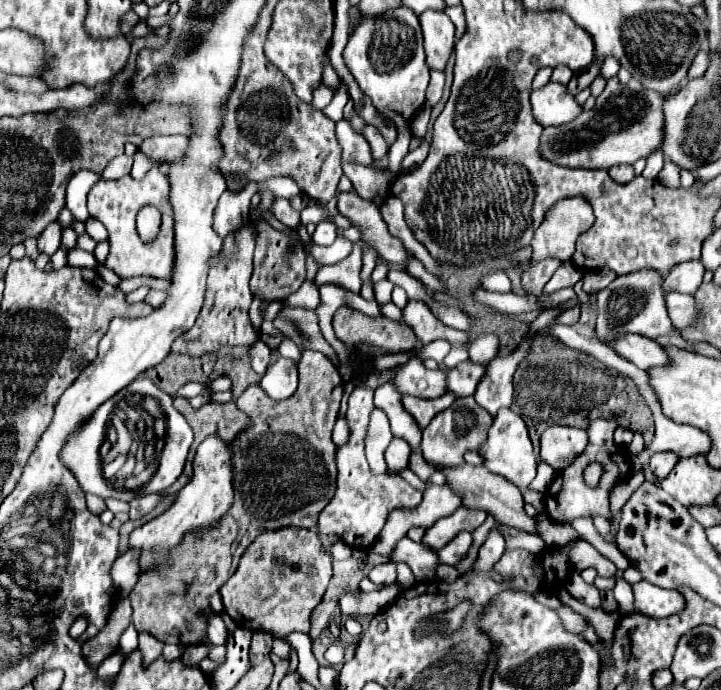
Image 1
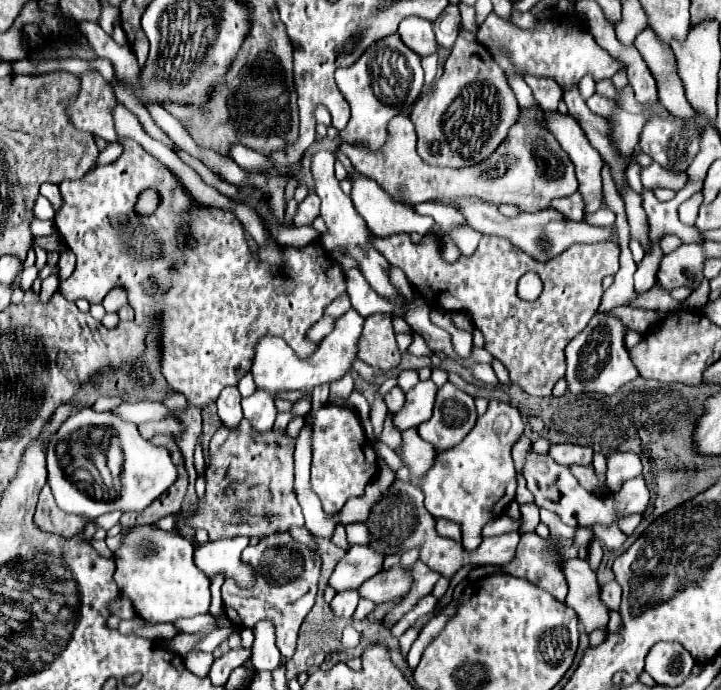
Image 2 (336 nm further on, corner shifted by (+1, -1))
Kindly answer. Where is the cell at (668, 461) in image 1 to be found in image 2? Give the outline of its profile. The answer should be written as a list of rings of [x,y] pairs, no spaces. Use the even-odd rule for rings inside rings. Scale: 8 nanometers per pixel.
[[[643,475],[629,479],[621,487],[621,491],[617,495],[619,495],[619,511],[621,511],[621,515],[643,513],[647,503],[649,503],[649,489],[647,489],[647,483],[645,483]]]

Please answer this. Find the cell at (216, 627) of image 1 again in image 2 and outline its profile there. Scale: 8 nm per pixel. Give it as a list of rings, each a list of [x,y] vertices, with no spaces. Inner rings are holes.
[[[139,525],[131,527],[127,537],[123,539],[123,545],[115,551],[115,581],[119,585],[119,591],[123,595],[129,595],[135,603],[135,611],[151,623],[163,623],[163,621],[175,621],[181,617],[195,617],[199,613],[209,611],[211,591],[209,591],[209,579],[199,571],[193,563],[193,543],[179,535],[177,531],[161,531],[153,525]]]

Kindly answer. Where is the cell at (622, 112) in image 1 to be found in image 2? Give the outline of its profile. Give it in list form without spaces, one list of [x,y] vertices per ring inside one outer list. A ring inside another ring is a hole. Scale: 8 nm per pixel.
[[[407,111],[391,119],[389,143],[383,151],[373,153],[365,147],[351,147],[351,143],[341,143],[339,149],[351,159],[353,167],[361,175],[375,179],[395,201],[407,201],[407,205],[475,195],[493,203],[515,203],[523,211],[539,211],[549,207],[551,199],[573,195],[579,189],[575,167],[569,157],[557,147],[555,137],[539,123],[515,123],[505,143],[499,145],[491,159],[465,169],[441,169],[427,165],[417,153],[417,133]]]

